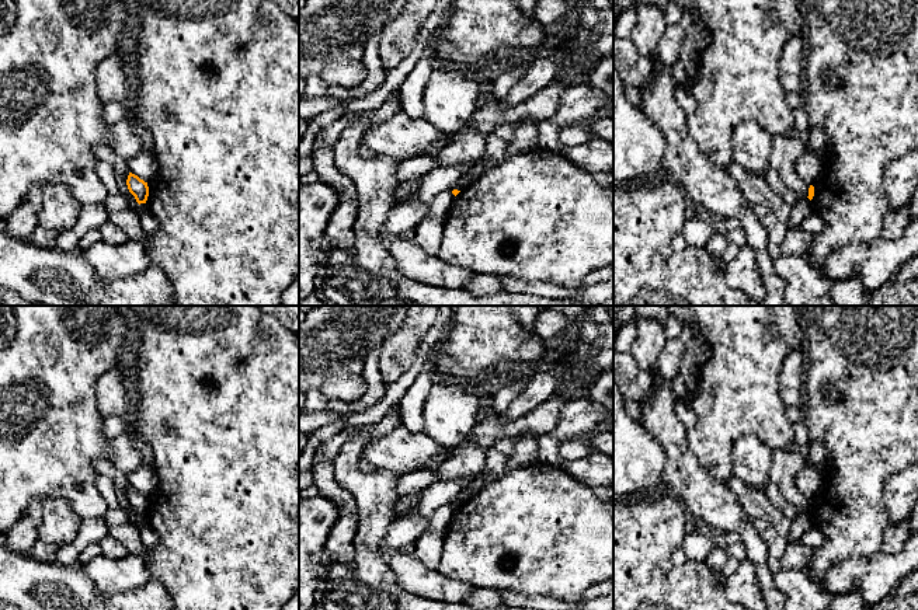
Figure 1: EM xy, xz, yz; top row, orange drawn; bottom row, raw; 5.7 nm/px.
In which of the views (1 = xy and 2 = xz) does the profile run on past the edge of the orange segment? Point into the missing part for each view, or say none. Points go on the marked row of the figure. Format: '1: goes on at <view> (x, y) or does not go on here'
1: does not go on here
2: does not go on here

